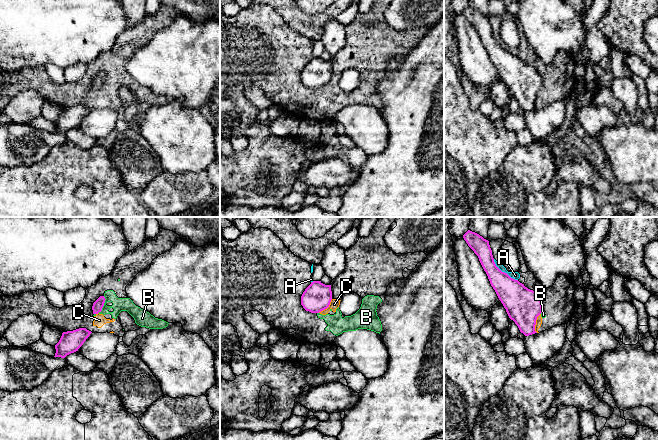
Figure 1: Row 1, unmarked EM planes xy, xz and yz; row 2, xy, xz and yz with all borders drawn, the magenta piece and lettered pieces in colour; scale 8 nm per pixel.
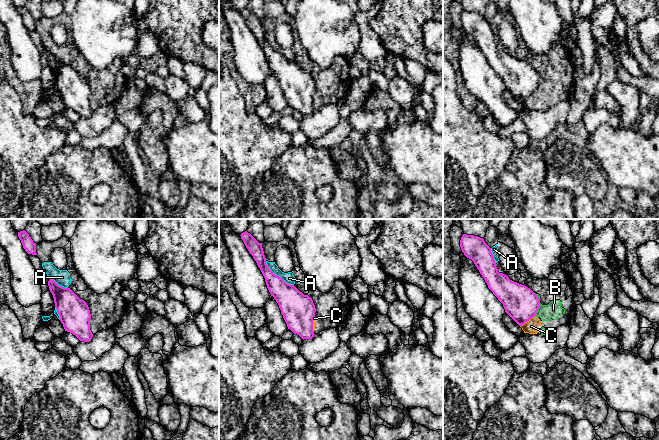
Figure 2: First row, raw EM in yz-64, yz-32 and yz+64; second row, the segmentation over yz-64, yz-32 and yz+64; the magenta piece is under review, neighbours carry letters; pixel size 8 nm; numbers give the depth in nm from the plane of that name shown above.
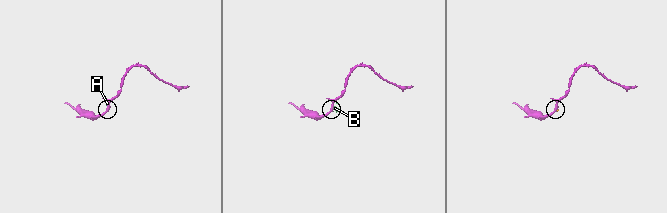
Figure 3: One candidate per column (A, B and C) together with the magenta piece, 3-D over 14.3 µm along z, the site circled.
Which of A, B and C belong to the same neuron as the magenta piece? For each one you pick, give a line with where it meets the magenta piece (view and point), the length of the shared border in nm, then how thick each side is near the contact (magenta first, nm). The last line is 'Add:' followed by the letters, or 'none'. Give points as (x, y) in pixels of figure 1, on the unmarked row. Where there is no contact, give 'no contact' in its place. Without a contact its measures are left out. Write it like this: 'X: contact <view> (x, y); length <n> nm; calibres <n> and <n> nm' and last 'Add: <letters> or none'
Add: none

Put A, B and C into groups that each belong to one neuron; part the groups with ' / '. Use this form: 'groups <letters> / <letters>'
groups A B C

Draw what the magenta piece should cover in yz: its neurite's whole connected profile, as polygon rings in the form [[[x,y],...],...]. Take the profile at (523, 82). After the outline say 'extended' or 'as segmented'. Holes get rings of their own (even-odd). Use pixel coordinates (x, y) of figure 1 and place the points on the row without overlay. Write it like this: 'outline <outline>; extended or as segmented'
outline [[[470,6],[463,11],[463,14],[478,32],[509,94],[525,112],[537,109],[535,107],[536,96],[542,89],[542,78],[538,70],[496,42],[488,16]]]; as segmented

